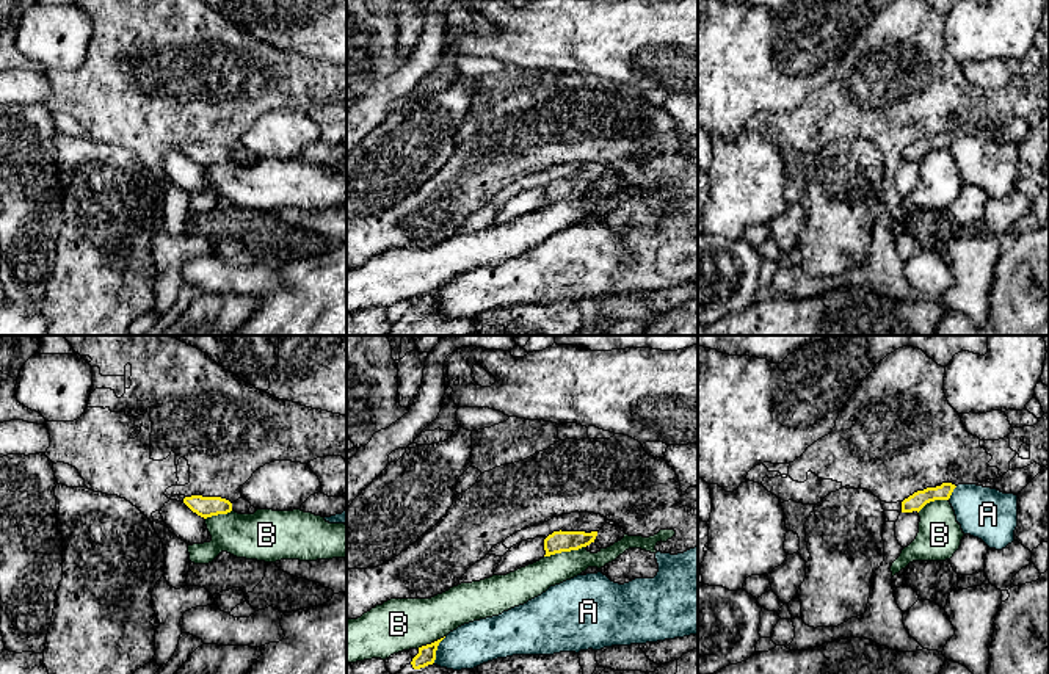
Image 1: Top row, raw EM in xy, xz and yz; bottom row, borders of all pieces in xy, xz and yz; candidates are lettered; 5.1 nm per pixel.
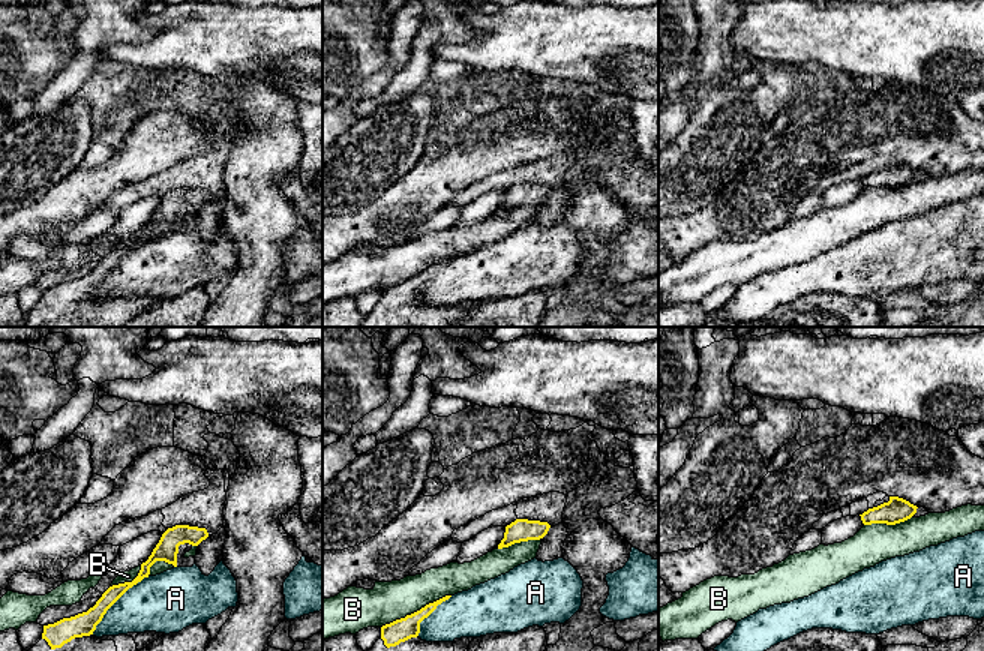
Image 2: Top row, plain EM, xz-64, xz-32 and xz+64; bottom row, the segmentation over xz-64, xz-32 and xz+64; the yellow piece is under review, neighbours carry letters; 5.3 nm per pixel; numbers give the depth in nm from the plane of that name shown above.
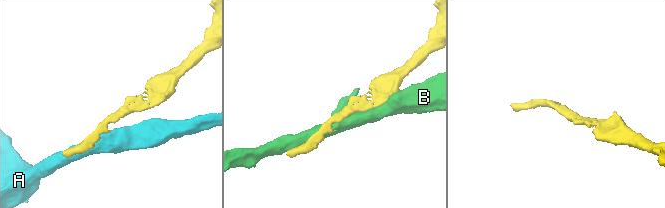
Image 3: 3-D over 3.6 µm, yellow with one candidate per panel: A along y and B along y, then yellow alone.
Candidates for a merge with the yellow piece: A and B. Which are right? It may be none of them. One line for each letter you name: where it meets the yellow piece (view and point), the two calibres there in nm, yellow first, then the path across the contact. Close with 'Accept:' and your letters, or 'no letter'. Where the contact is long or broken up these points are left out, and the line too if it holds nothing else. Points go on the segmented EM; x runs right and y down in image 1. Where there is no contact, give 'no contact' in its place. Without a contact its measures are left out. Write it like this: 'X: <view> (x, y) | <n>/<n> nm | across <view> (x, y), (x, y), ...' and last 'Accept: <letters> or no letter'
Accept: no letter

